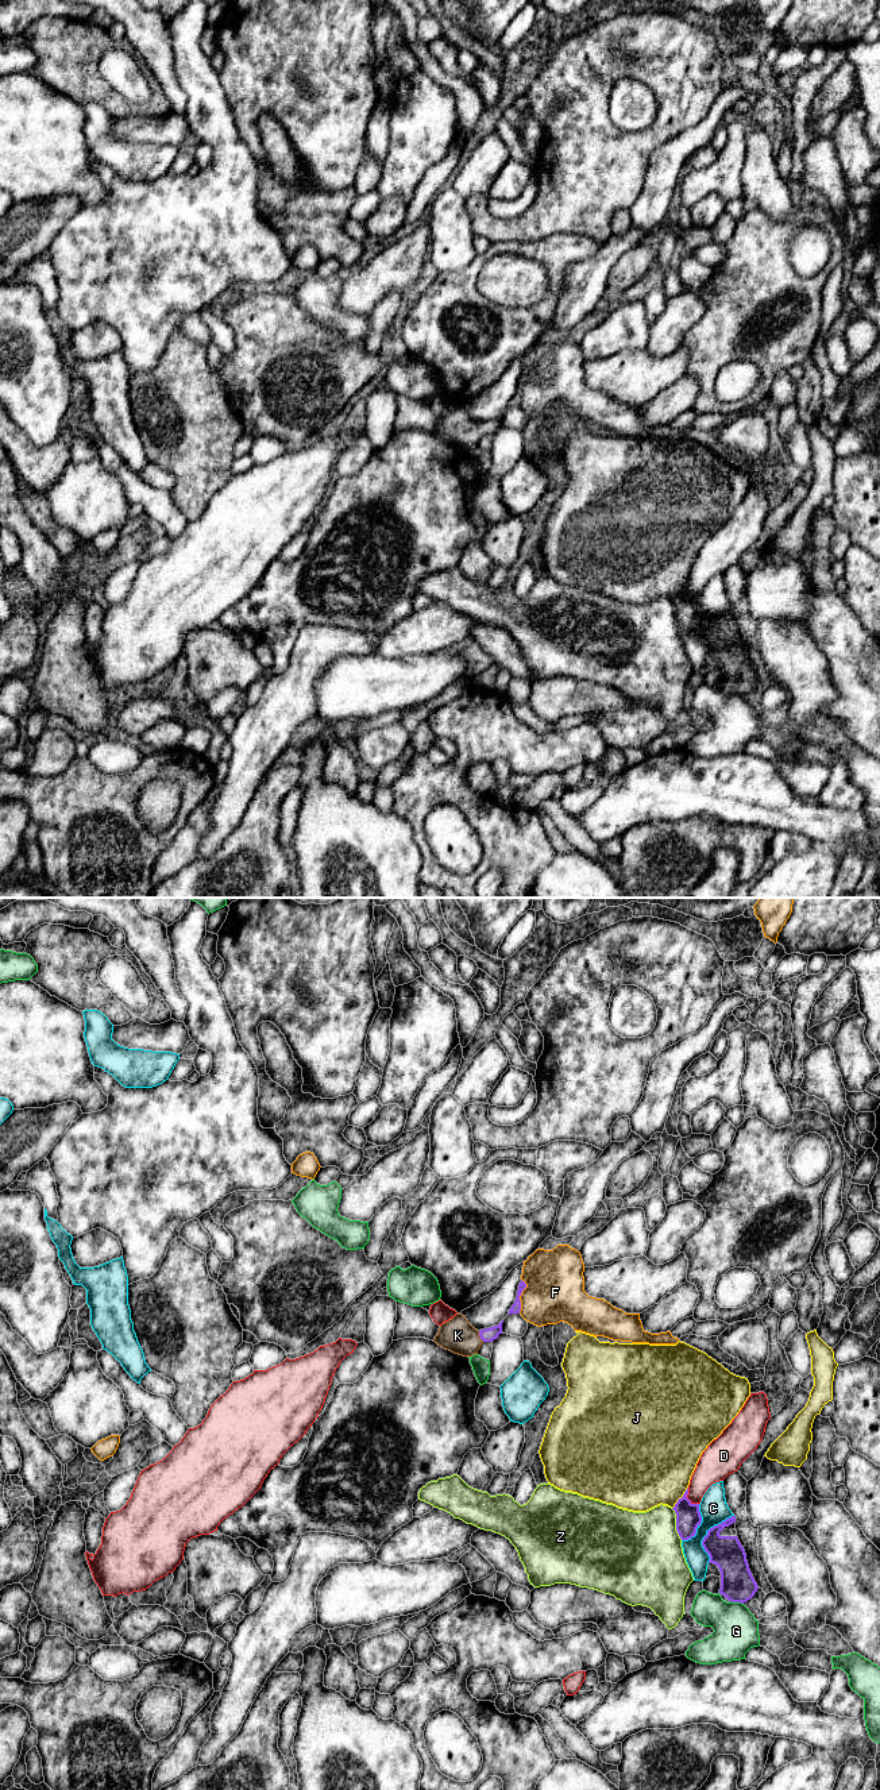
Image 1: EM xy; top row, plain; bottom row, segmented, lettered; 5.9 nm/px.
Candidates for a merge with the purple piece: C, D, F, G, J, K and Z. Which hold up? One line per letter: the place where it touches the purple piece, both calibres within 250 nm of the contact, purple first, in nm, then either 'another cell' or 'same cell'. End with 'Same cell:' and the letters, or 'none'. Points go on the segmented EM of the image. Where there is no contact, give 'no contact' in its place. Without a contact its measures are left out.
C: xy (707, 1534) | 190/170 nm | another cell
D: xy (687, 1499) | 150/190 nm | another cell
F: xy (520, 1295) | 60/360 nm | another cell
G: xy (737, 1601) | 200/280 nm | another cell
J: xy (682, 1497) | 150/460 nm | another cell
K: xy (479, 1335) | 80/200 nm | same cell
Z: xy (676, 1524) | 150/460 nm | another cell
Same cell: K

